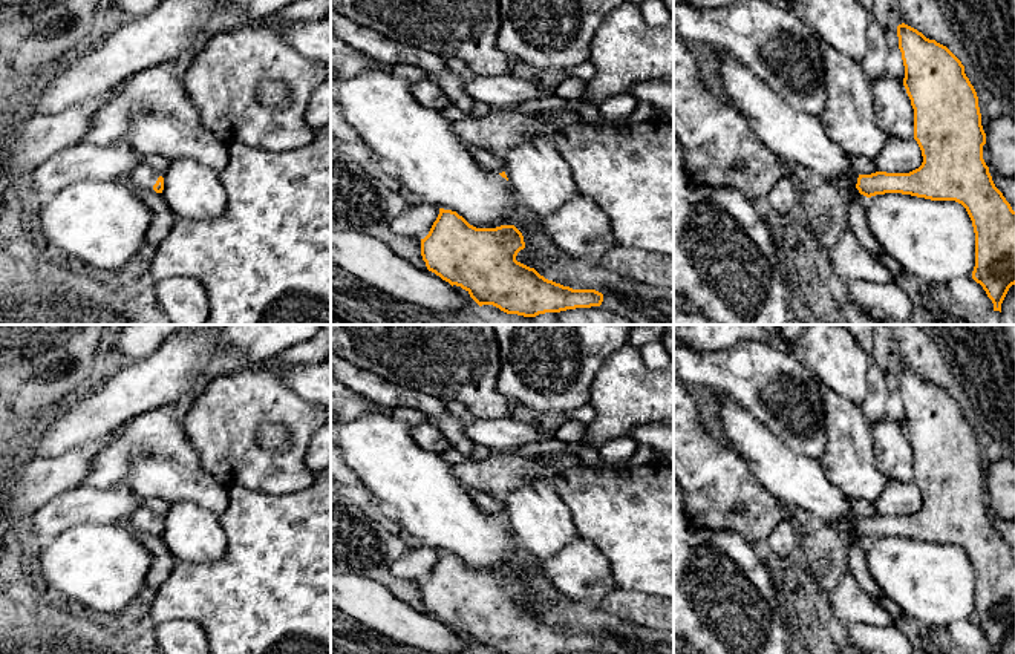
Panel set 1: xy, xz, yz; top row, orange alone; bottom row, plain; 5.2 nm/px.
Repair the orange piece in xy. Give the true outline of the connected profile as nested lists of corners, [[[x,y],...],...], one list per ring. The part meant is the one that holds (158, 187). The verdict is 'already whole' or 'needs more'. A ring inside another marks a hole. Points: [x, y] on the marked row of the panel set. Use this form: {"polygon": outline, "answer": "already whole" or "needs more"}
{"polygon": [[[145,162],[133,168],[130,178],[141,188],[153,188],[156,193],[162,193],[164,190],[164,178]]], "answer": "needs more"}

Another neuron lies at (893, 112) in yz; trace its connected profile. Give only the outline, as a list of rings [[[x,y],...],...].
[[[882,77],[871,81],[876,124],[899,139],[914,138],[914,109],[903,81]]]

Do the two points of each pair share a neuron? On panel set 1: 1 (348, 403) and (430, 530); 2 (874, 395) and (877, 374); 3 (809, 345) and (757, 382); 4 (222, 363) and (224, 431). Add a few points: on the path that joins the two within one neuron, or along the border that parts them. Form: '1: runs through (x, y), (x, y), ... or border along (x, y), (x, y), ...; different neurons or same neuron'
1: border along (391, 414), (365, 412), (346, 423); different neurons
2: runs through (877, 391), (877, 379); same neuron
3: border along (798, 353), (801, 360), (821, 380); different neurons
4: border along (228, 372), (213, 379); different neurons

